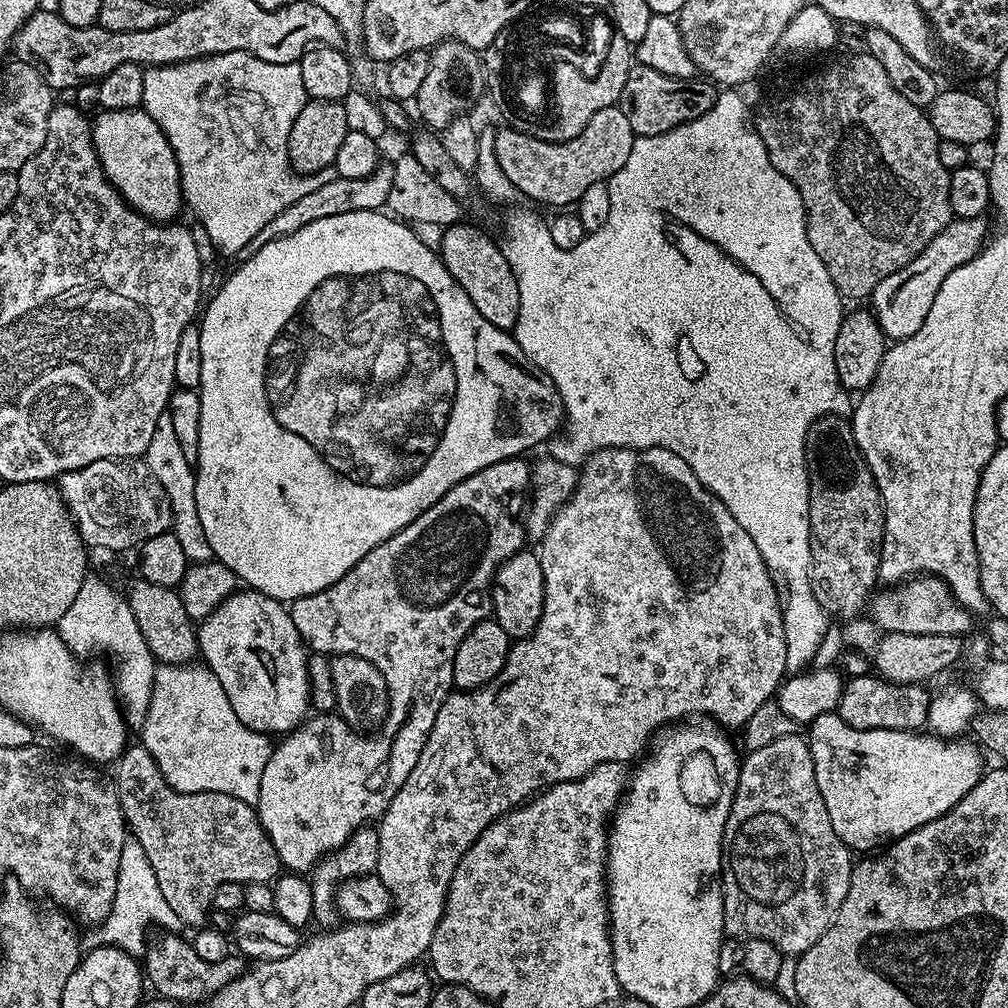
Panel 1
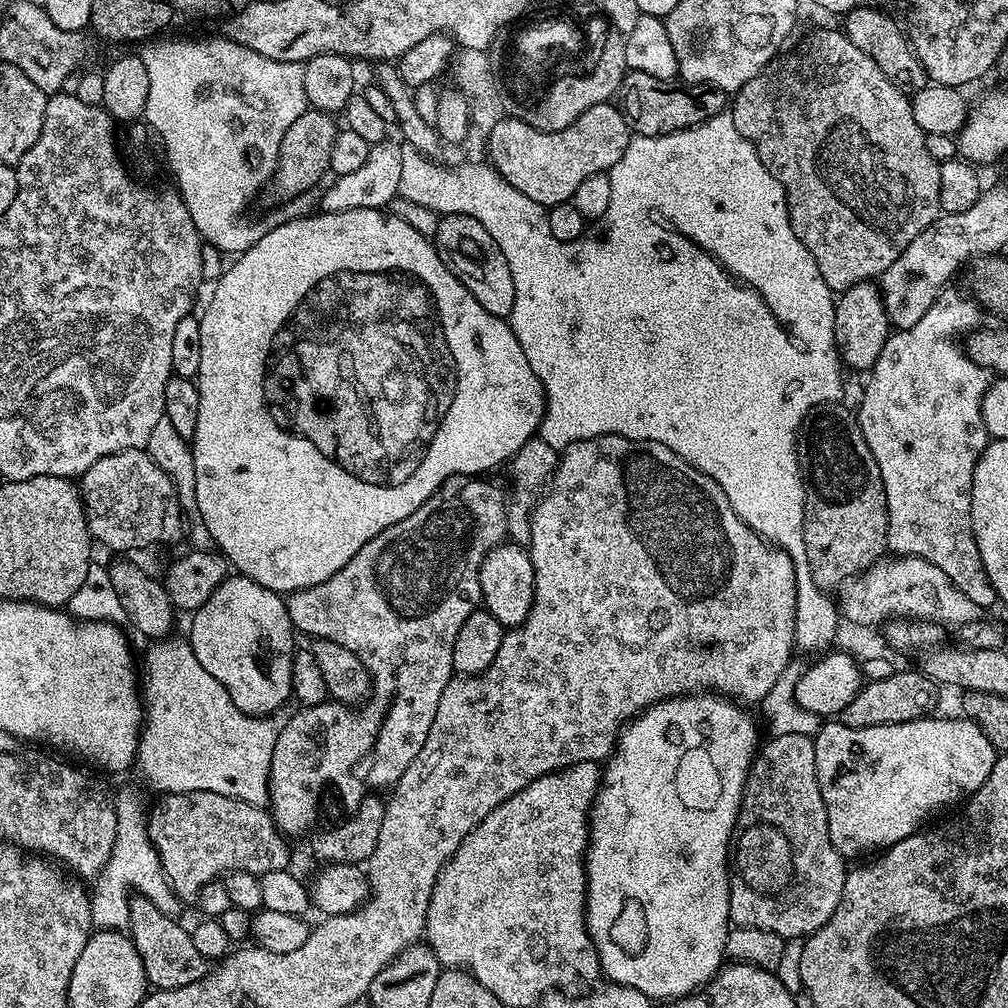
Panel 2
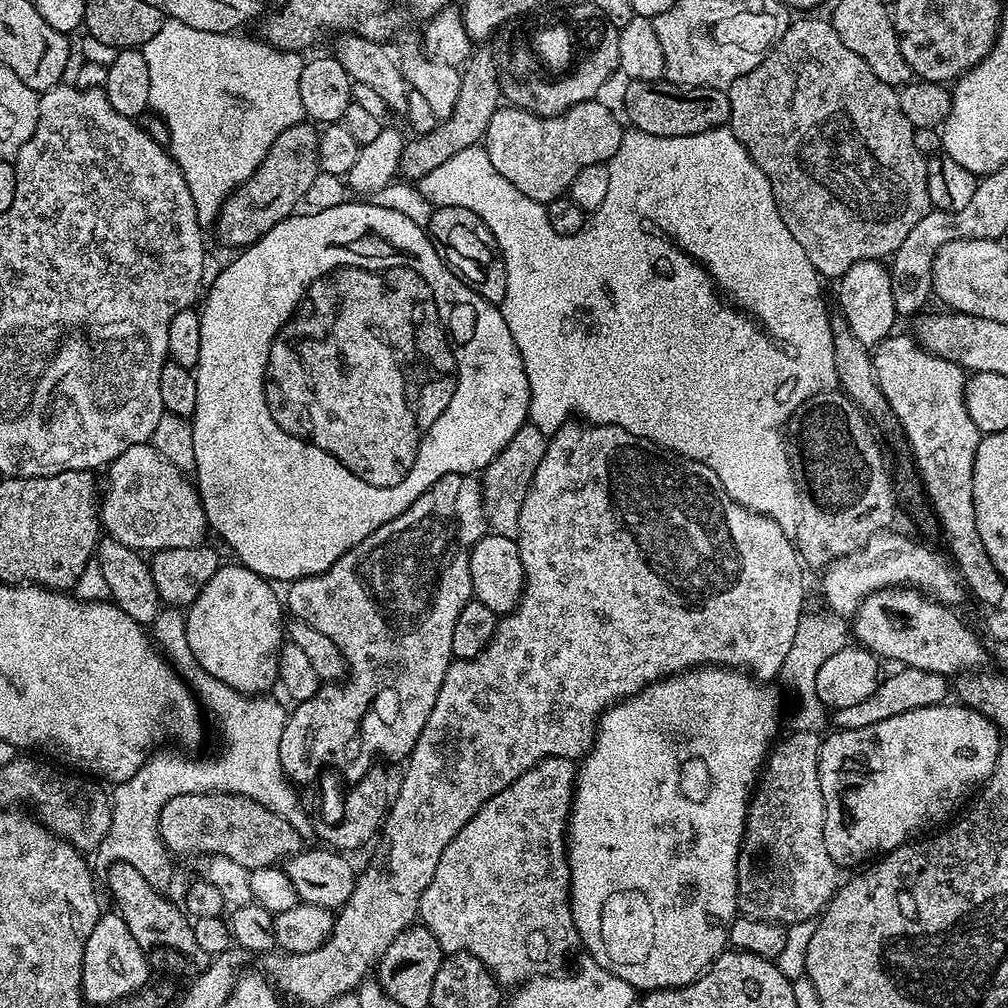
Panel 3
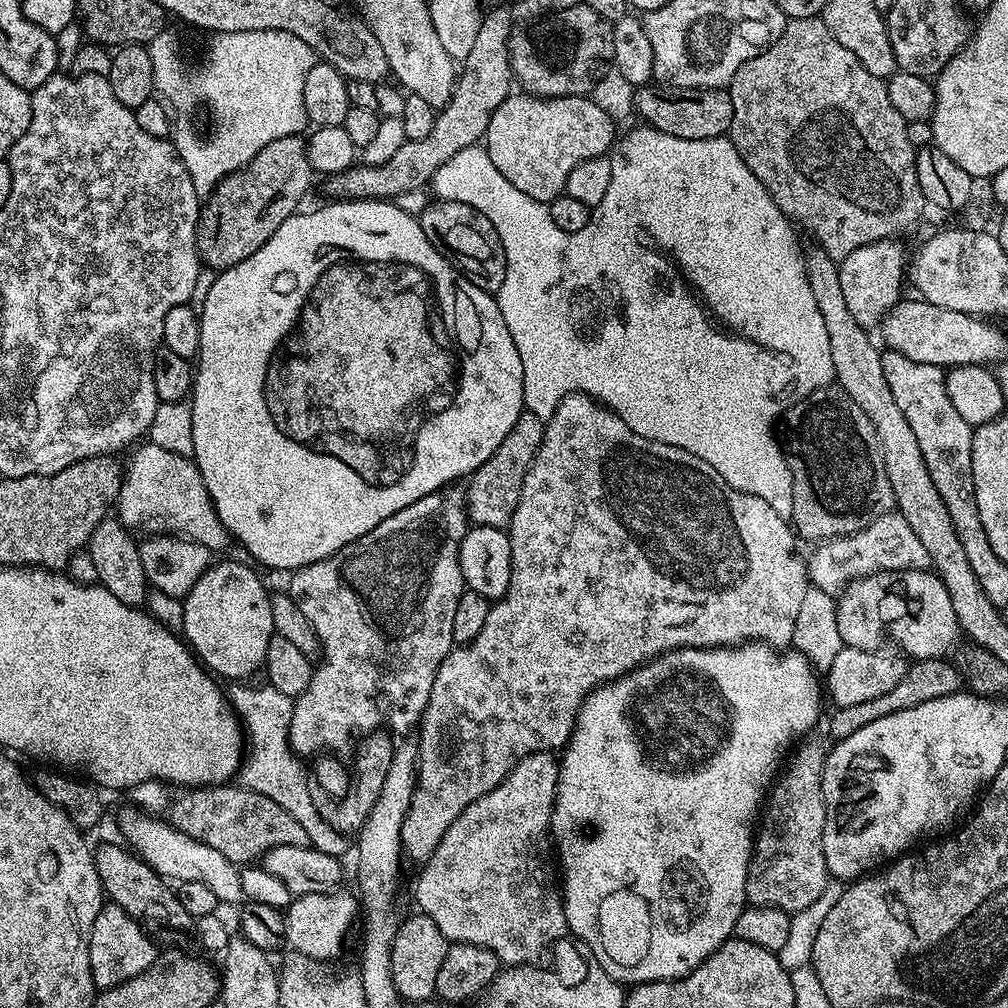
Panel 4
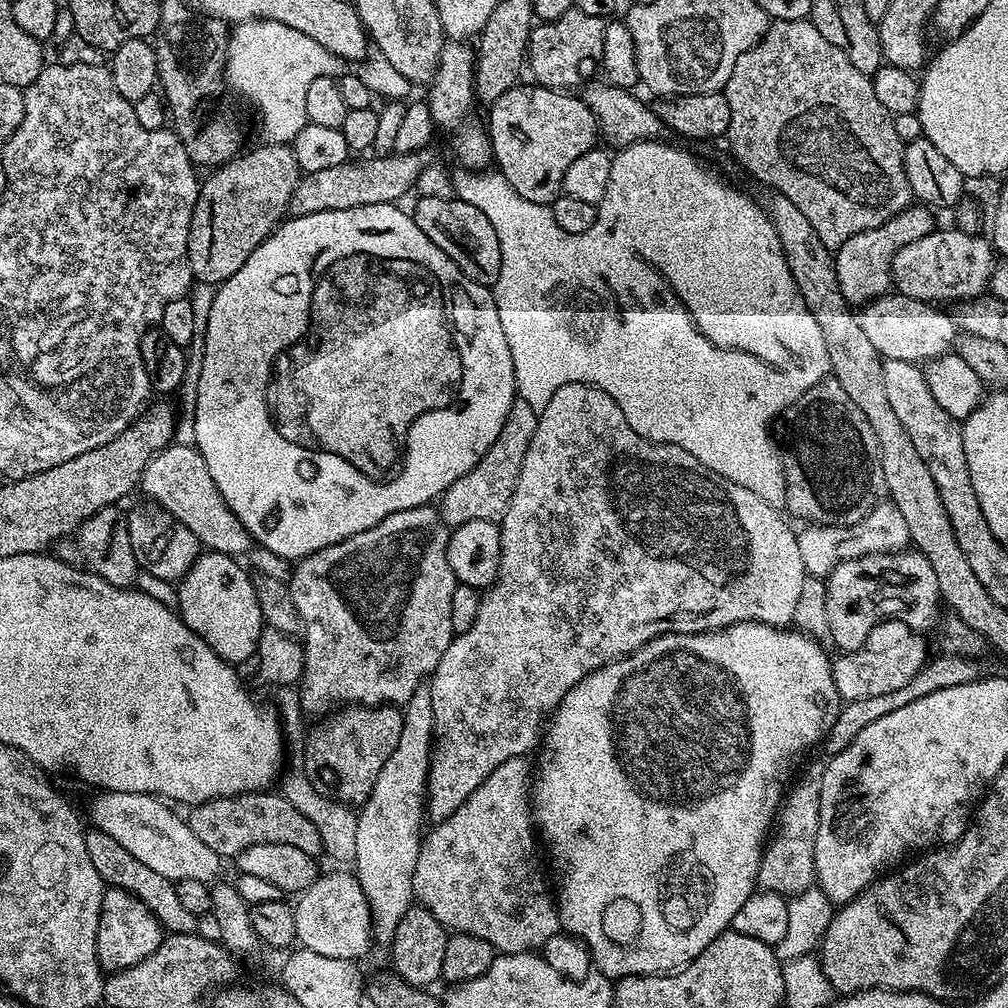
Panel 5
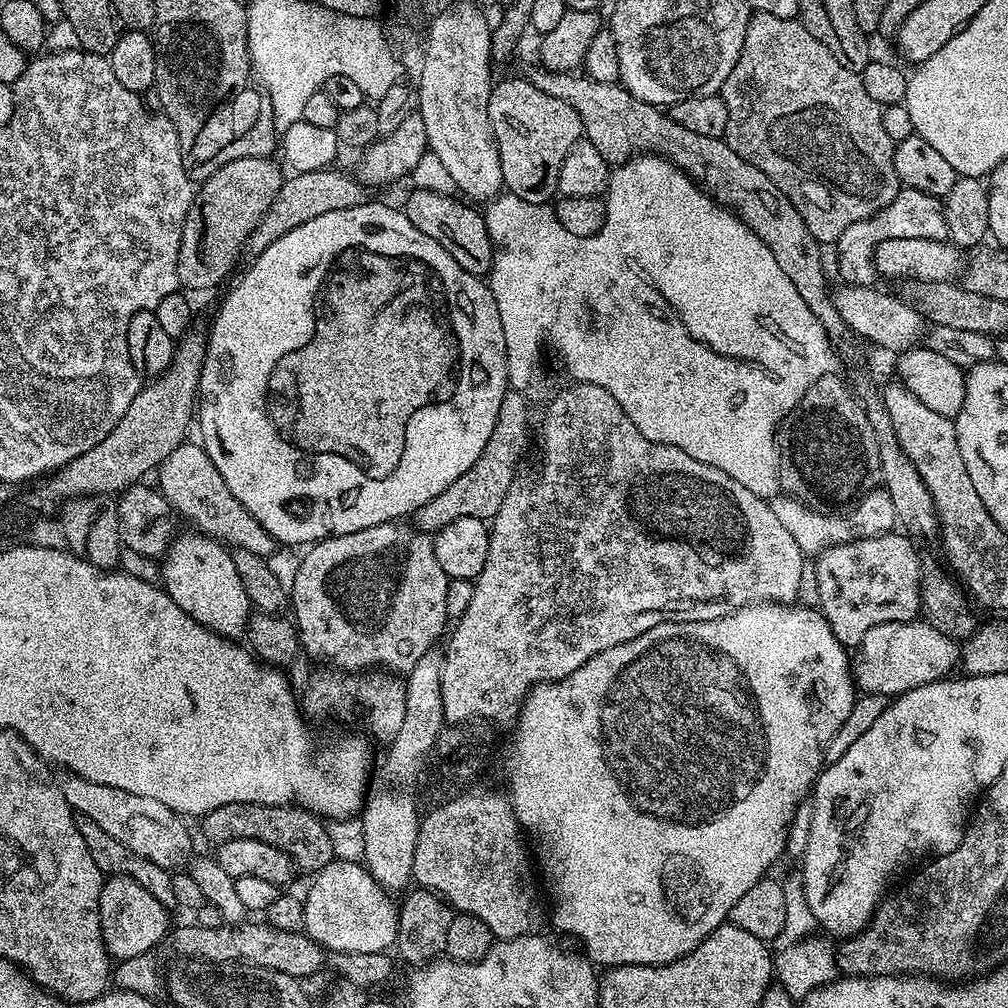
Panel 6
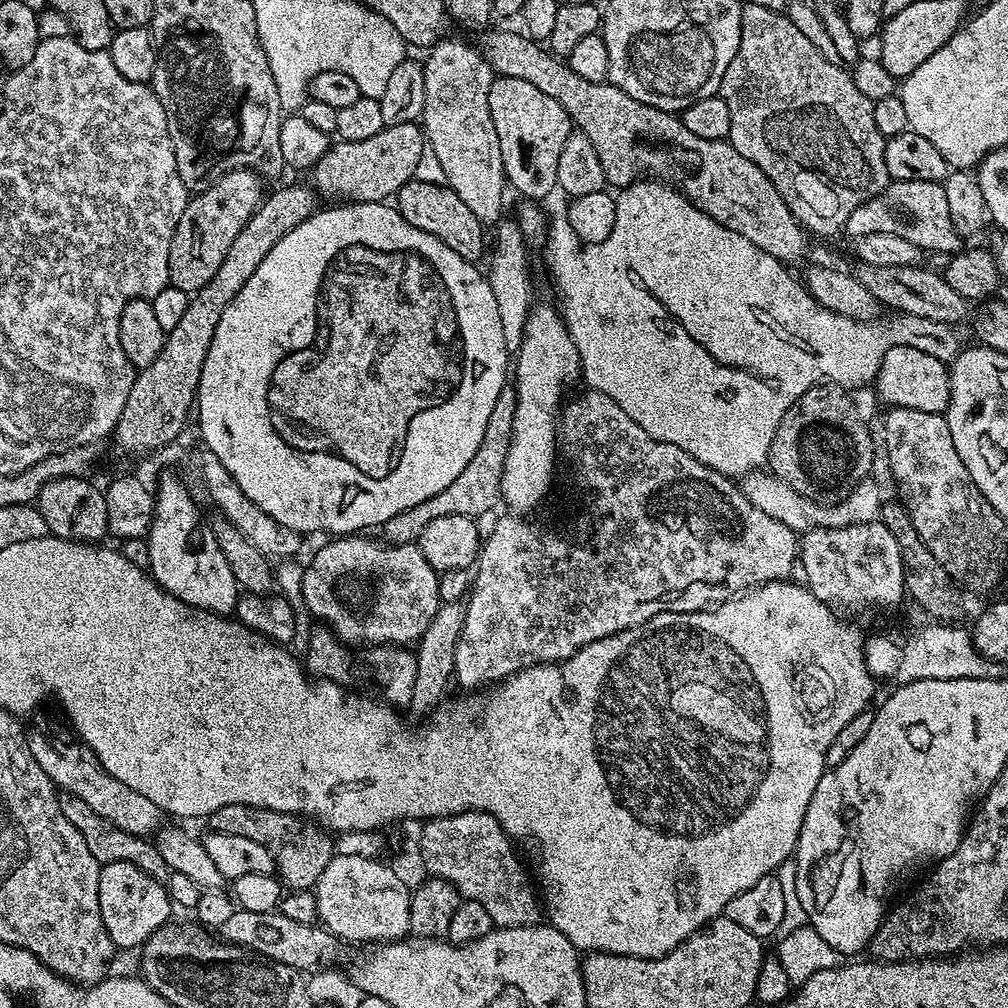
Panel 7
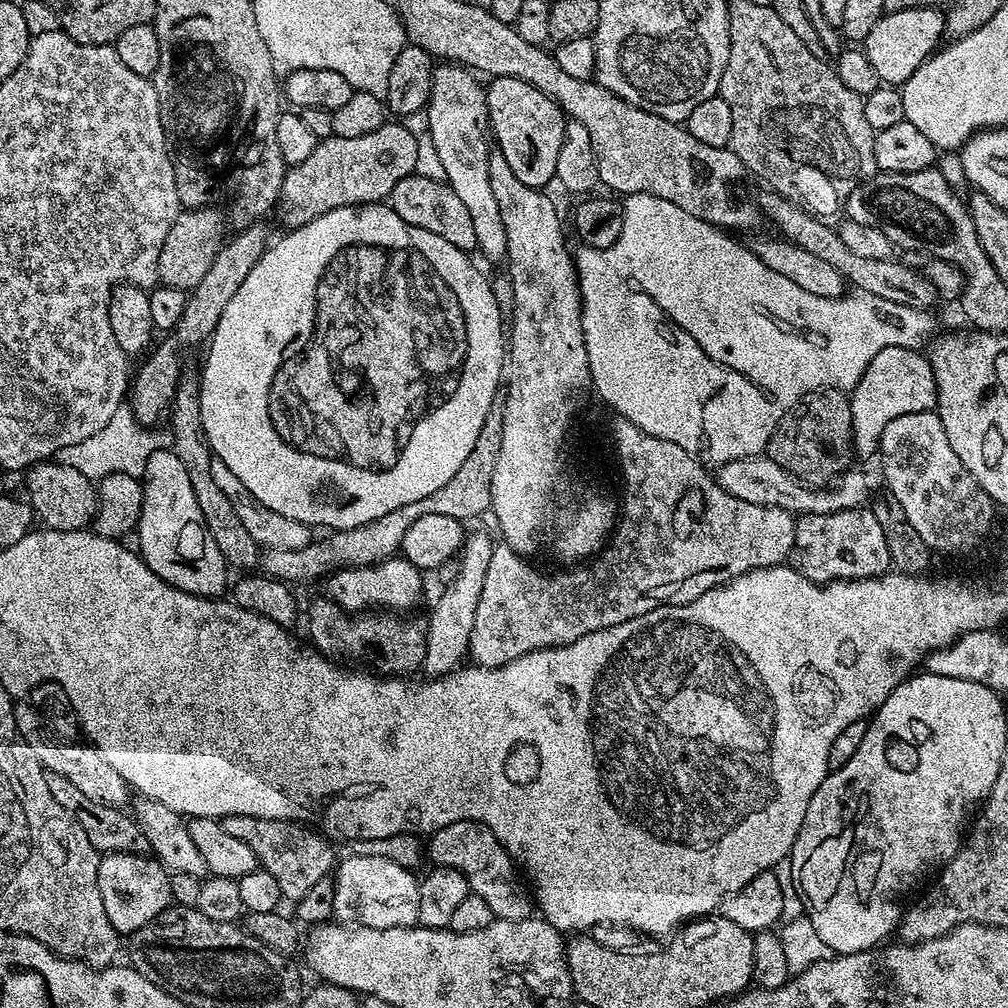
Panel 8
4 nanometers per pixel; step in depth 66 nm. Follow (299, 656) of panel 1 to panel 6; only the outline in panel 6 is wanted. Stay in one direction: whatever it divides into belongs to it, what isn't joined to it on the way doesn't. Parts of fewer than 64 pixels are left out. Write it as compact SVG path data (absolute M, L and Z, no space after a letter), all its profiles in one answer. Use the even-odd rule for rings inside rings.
M188 530L175 537L169 544L167 552L162 557L162 587L174 602L178 602L180 609L190 618L194 618L211 632L229 638L240 638L245 635L248 617L253 615L252 603L246 598L246 589L238 578L238 570L234 570L232 553L221 541L213 540L199 530Z

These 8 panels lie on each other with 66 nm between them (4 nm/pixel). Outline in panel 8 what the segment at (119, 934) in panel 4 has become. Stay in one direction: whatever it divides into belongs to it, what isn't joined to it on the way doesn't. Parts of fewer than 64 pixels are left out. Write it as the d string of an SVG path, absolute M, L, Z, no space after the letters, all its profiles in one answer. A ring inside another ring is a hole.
M109 852L101 855L98 866L98 890L102 894L102 906L106 906L106 918L110 918L110 926L121 934L138 931L146 922L158 918L173 903L170 890L169 871L159 860L148 854L139 852Z

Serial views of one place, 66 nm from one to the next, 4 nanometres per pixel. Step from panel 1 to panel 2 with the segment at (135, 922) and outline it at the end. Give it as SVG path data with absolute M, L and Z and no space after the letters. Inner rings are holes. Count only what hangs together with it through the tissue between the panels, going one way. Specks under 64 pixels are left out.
M130 790L117 795L115 817L114 847L107 859L106 866L95 877L89 900L91 902L91 920L95 929L101 931L119 931L129 922L130 893L135 892L158 906L161 913L177 917L182 902L177 899L169 886L161 859L149 840L148 821L141 800ZM95 885L95 886L94 886ZM132 889L132 890L130 890ZM130 890L130 891L129 891Z

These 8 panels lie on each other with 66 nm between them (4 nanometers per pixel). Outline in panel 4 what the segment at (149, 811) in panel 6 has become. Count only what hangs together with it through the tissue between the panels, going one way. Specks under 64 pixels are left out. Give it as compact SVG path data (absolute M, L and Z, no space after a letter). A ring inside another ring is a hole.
M130 806L118 813L118 823L123 839L131 851L145 860L158 875L169 882L203 882L210 886L214 894L218 894L221 905L239 905L244 900L240 868L226 858L226 854L218 854L214 846L206 846L206 842L198 842L186 834L182 834L167 819L159 820L160 816L149 814L136 806Z

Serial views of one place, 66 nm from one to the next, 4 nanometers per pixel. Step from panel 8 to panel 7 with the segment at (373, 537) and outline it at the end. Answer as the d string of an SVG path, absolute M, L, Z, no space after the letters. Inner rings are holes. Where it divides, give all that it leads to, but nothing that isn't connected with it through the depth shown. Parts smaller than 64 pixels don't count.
M506 386L502 394L498 394L494 402L494 410L486 421L486 434L482 438L482 446L474 450L474 458L466 462L466 470L446 486L446 490L438 490L434 498L426 498L426 502L418 502L418 506L410 506L410 510L402 510L402 514L394 514L382 526L382 536L389 544L411 544L419 541L422 530L434 522L434 518L446 518L446 514L462 514L473 518L481 518L500 500L500 483L502 470L506 466L506 450L510 450L510 438L514 430L514 406L516 405L516 389Z

